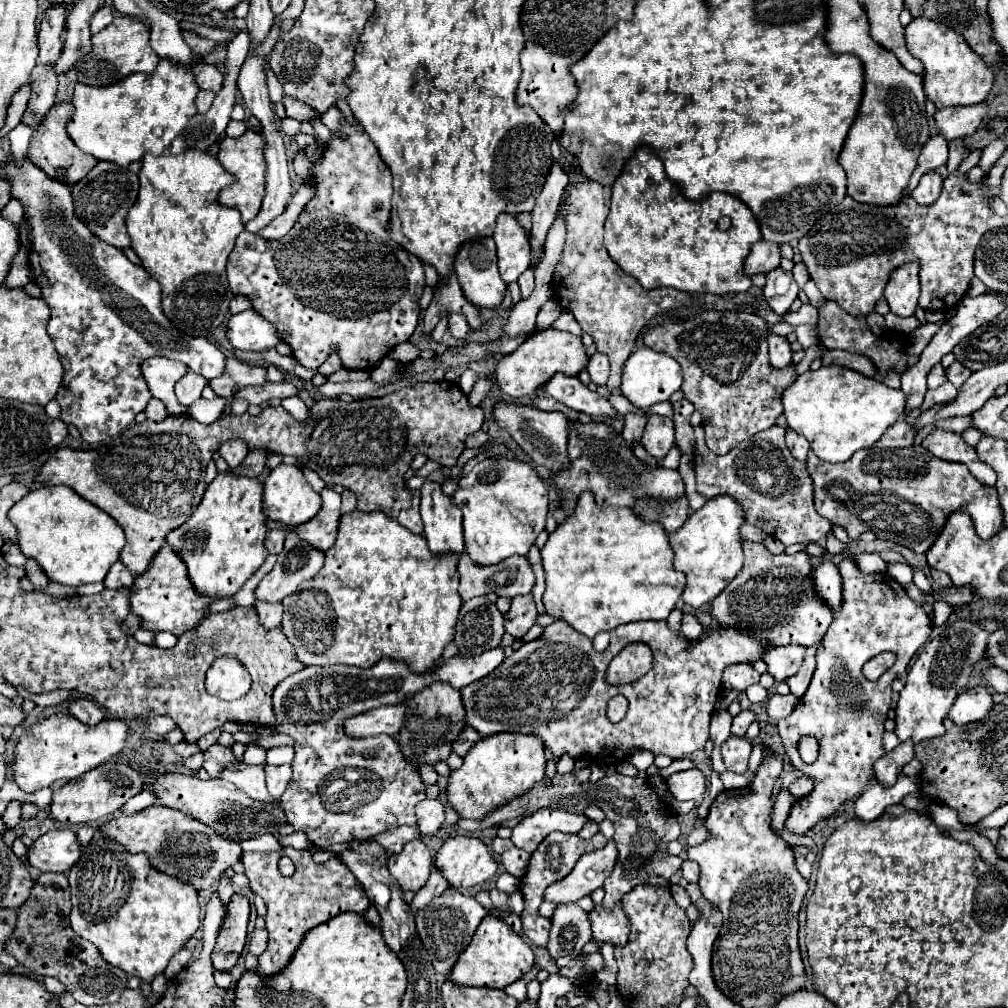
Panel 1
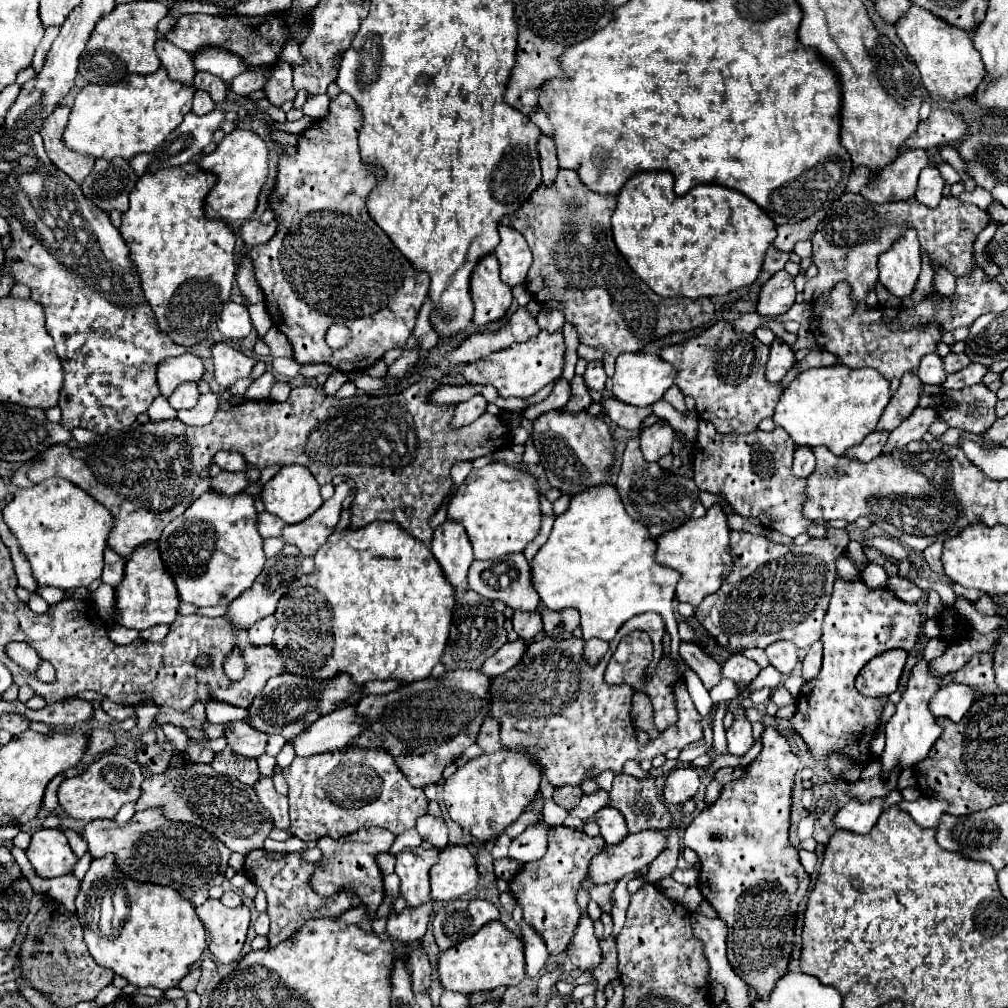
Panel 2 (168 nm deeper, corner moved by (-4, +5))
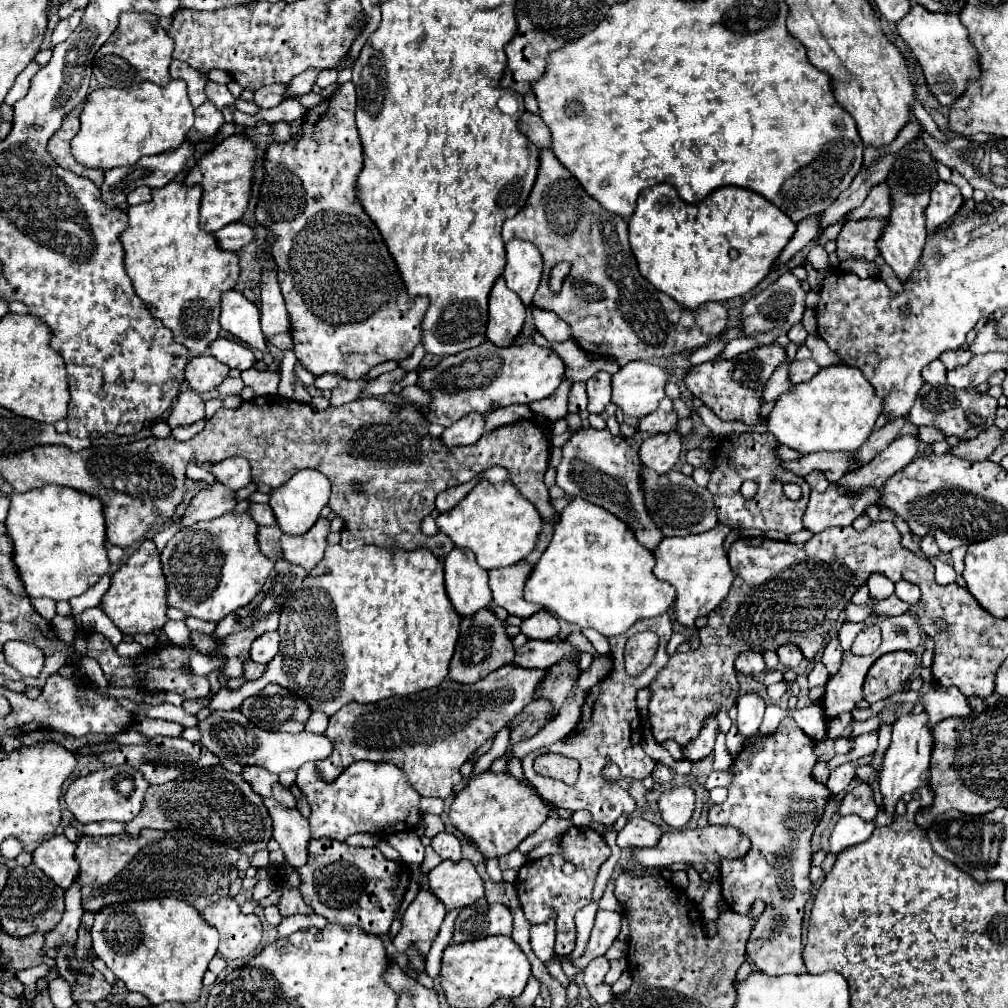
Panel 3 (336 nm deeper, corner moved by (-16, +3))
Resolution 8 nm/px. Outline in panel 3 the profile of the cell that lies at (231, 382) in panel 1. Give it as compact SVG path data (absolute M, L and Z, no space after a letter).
M218 337L218 339L210 345L210 351L212 351L212 355L214 355L218 361L222 361L222 363L226 363L230 369L238 369L238 371L244 371L244 369L254 367L254 361L256 361L254 353L252 353L246 345L236 343L236 341L232 341L232 339L222 339L222 337Z

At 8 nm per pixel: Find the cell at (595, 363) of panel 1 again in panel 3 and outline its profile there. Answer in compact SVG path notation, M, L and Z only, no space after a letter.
M598 371L592 375L586 385L588 385L588 411L590 413L602 413L604 407L610 403L612 395L612 375L606 371Z

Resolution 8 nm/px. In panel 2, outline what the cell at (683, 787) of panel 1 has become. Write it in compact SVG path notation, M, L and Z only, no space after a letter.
M678 767L666 777L662 797L668 805L680 805L696 795L698 785L700 777L694 767Z

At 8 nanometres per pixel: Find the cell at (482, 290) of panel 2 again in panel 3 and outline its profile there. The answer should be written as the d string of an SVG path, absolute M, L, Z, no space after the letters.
M500 277L490 291L490 315L486 337L500 347L512 345L514 337L524 325L524 315L526 307L520 303L520 297L510 291L504 283L504 277Z

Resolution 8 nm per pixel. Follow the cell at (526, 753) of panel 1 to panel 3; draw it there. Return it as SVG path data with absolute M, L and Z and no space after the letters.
M484 771L472 777L464 789L454 795L450 805L450 819L458 831L464 833L472 843L478 845L484 857L502 857L514 851L530 833L534 833L544 819L548 817L550 809L544 799L540 799L538 791L526 781L516 779L508 771L494 773Z

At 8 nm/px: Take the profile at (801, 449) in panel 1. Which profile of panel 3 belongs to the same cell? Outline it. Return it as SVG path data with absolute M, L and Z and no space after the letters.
M812 471L812 473L808 473L804 479L806 479L806 483L808 483L814 491L820 491L820 493L830 485L830 481L826 479L826 475L820 475L820 471Z

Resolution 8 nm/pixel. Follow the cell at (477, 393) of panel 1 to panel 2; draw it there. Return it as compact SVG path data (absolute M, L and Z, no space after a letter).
M474 395L468 401L458 403L456 413L452 417L452 429L460 429L464 425L470 425L472 421L476 421L484 411L486 411L486 399L482 395Z

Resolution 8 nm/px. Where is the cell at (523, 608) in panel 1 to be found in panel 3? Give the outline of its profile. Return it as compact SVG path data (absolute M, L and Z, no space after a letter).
M540 609L532 617L524 619L520 629L528 639L552 639L558 635L558 619L550 611Z

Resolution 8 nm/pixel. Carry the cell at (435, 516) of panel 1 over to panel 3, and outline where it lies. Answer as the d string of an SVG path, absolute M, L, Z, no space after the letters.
M454 547L444 559L446 593L454 609L462 615L474 615L482 607L490 607L492 593L488 589L488 573L478 567L472 551Z

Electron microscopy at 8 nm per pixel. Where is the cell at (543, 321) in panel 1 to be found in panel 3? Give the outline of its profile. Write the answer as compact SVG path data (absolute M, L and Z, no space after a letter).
M534 309L532 315L534 315L536 329L538 329L548 341L566 341L566 339L570 339L568 323L564 323L556 313Z

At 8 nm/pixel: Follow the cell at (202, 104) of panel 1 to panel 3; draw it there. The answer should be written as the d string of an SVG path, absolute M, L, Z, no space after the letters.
M204 101L194 113L196 113L196 123L194 123L194 127L196 127L204 137L212 137L212 135L224 125L224 117L222 117L220 109L216 109L214 103Z

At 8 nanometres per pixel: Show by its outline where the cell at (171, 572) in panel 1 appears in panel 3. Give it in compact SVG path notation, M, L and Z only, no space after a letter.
M146 539L138 547L138 551L132 553L132 557L112 575L112 585L106 597L102 599L100 607L124 635L154 633L168 623L166 593L168 585L160 563L160 553L156 551L156 545L150 539Z

